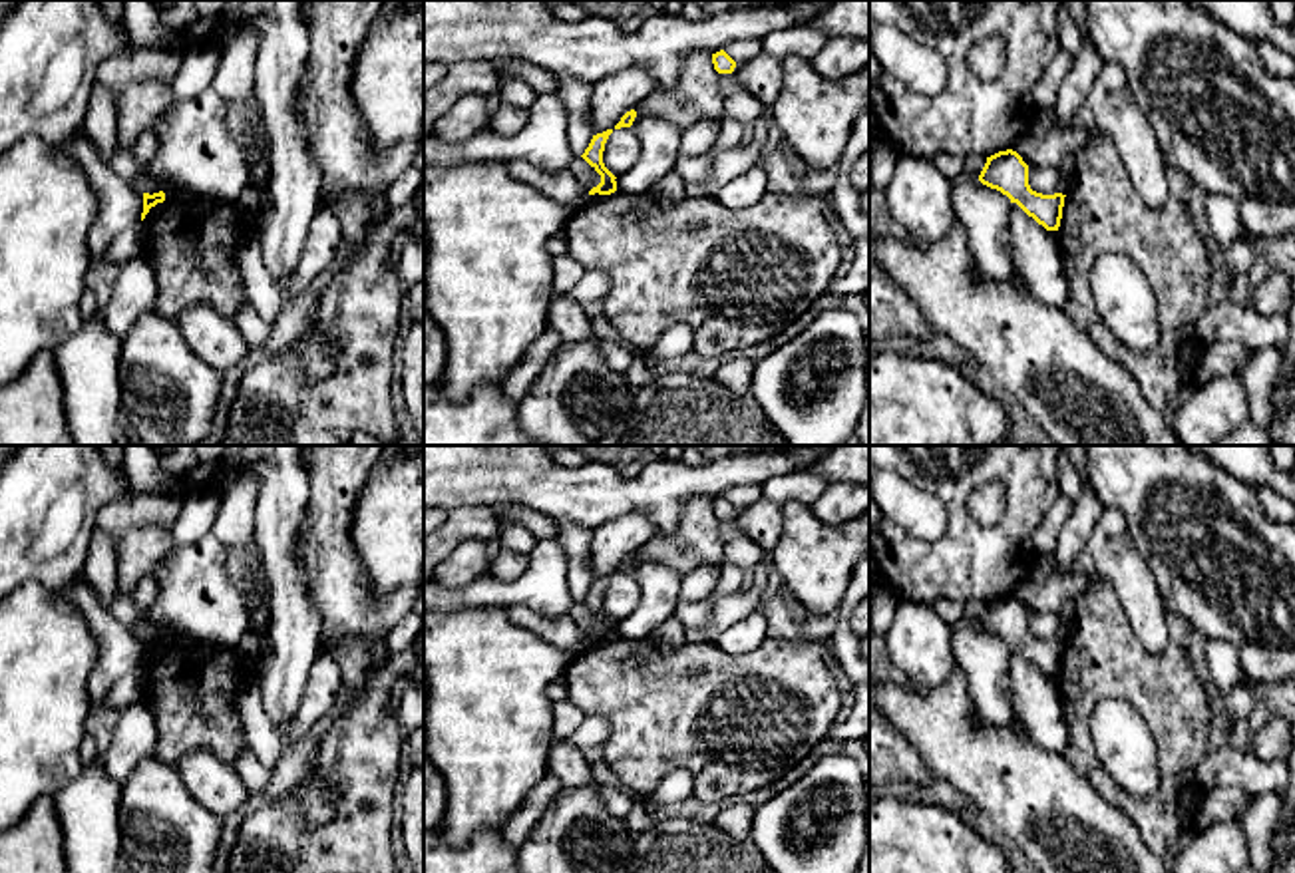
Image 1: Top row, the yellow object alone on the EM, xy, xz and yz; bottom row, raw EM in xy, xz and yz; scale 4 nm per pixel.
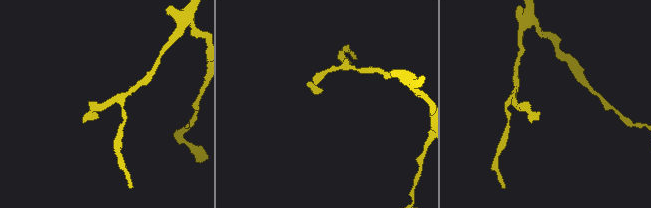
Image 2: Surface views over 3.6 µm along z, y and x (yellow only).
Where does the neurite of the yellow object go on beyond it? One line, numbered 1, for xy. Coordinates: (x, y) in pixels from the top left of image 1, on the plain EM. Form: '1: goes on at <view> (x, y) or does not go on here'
1: does not go on here

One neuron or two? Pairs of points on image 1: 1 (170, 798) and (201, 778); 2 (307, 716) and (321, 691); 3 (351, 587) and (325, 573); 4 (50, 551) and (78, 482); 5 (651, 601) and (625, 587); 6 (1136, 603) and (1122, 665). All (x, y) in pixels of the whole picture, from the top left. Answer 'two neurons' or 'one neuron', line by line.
1: two neurons
2: one neuron
3: one neuron
4: one neuron
5: two neurons
6: two neurons

